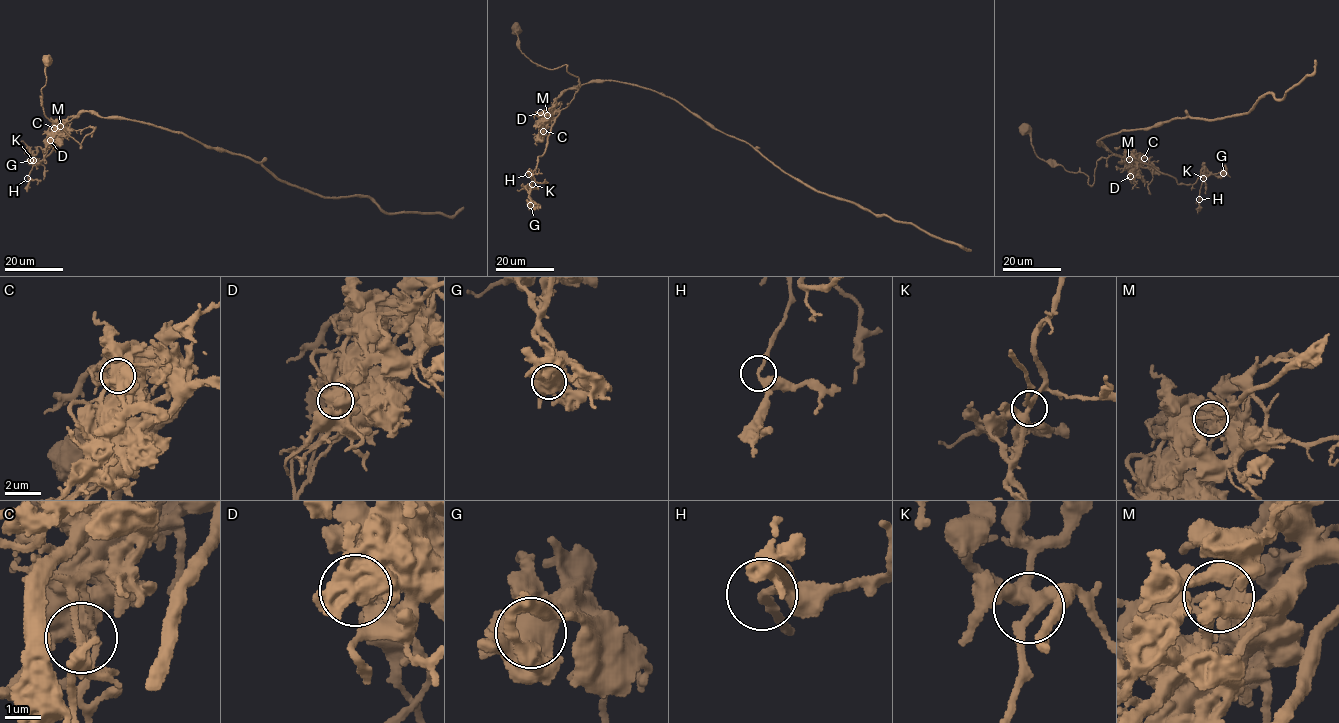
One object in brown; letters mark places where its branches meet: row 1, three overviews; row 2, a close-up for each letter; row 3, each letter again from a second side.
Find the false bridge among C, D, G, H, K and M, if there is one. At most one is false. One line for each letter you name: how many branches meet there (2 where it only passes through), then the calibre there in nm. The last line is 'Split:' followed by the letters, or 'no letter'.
M: 7 branches meet; 320 nm thick
Split: M

